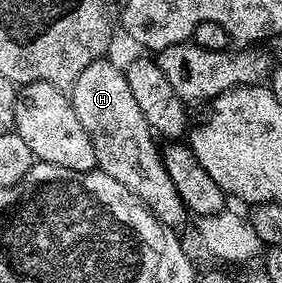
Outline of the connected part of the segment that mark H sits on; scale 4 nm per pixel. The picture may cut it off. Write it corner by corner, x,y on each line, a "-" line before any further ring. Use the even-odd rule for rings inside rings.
102,57
86,64
82,76
74,80
70,88
74,116
78,116
82,128
86,128
86,136
90,136
90,144
94,144
99,170
118,180
126,192
138,196
141,204
163,226
177,228
186,219
184,202
178,196
178,188
174,188
174,180
170,180
170,172
166,172
161,147
156,147
152,140
154,131
146,124
146,116
142,116
130,92
130,84
126,84
123,69
108,61

